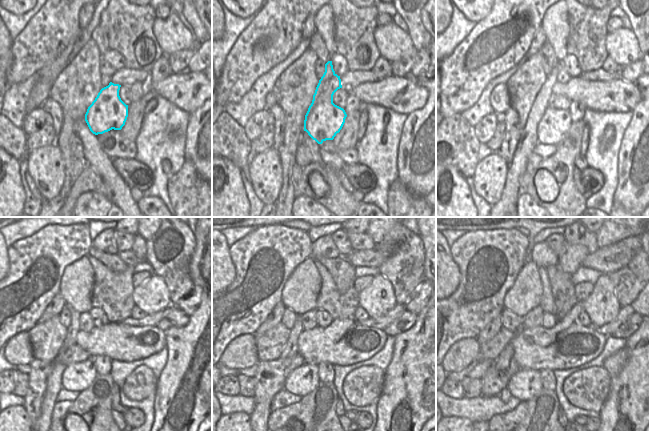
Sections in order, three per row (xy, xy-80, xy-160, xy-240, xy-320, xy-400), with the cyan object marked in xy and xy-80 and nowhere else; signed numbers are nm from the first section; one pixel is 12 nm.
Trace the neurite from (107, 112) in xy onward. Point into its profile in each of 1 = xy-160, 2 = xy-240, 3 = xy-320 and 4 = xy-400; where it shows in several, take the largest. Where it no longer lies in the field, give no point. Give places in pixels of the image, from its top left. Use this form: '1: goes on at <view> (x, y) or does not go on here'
1: goes on at xy-160 (544, 125)
2: goes on at xy-240 (77, 377)
3: goes on at xy-320 (303, 380)
4: goes on at xy-400 (526, 383)

